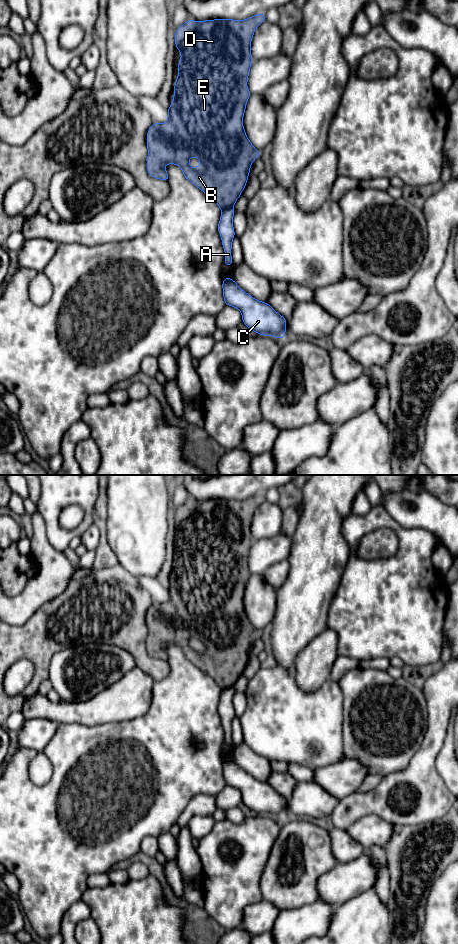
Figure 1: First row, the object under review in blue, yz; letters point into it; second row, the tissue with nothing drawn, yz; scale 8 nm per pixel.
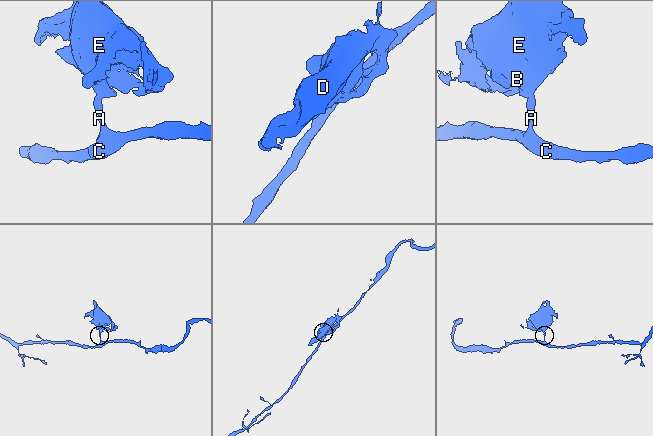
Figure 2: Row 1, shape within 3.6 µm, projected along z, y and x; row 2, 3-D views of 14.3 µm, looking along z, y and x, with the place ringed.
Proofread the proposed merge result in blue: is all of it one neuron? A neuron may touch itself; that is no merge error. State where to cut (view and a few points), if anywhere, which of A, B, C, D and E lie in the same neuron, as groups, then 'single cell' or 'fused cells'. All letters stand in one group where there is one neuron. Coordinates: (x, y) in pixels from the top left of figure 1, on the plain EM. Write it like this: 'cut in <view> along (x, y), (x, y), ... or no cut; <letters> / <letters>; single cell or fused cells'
cut in yz along (232, 686), (222, 690); A C / B D E; fused cells

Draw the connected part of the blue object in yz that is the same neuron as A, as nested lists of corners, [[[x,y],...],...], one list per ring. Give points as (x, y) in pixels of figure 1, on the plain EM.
[[[233,687],[222,690],[220,701],[217,707],[222,719],[222,726],[225,732],[224,744],[226,746],[234,745],[231,735],[232,720],[236,716],[232,702],[234,692],[235,690]]]

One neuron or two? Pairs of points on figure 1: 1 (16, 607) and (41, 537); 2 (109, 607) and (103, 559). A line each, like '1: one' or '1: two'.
1: one
2: two

